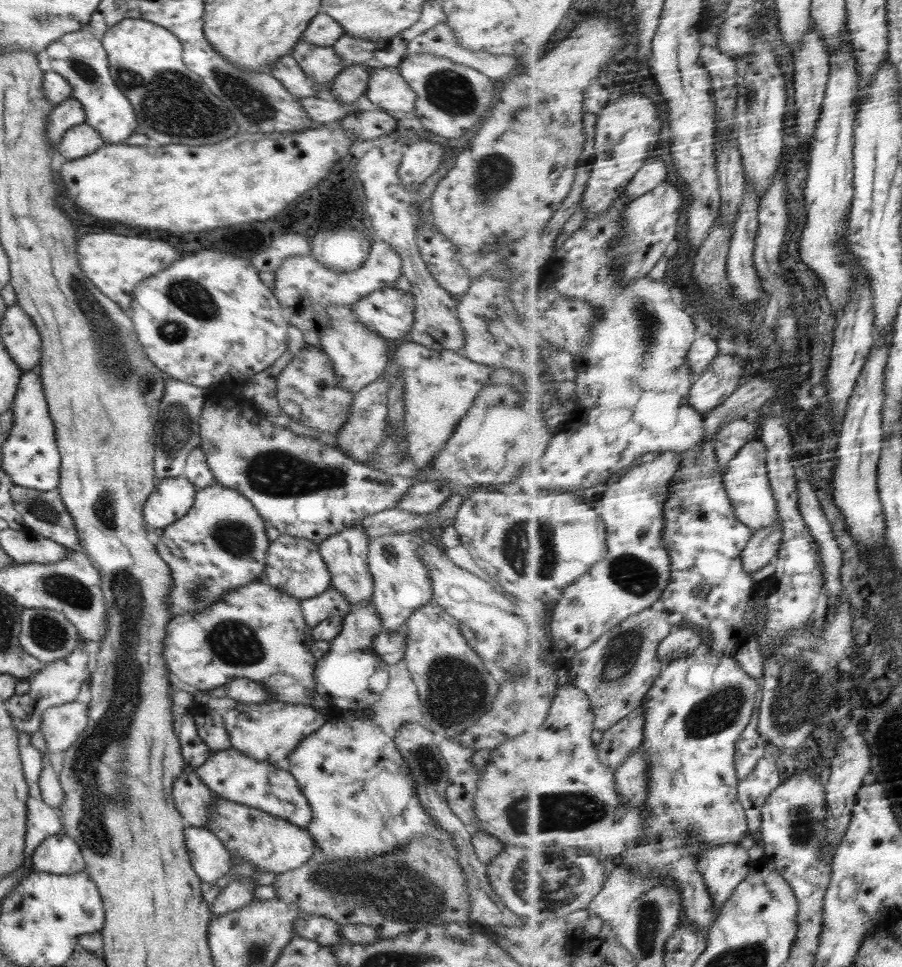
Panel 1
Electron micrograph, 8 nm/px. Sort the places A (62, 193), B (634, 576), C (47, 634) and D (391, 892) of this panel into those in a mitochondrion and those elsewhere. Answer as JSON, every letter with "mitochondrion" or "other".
{"A":"other","B":"mitochondrion","C":"mitochondrion","D":"mitochondrion"}

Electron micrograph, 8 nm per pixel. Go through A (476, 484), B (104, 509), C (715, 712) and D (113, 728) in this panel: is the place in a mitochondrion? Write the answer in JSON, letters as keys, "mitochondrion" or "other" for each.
{"A":"other","B":"mitochondrion","C":"mitochondrion","D":"mitochondrion"}

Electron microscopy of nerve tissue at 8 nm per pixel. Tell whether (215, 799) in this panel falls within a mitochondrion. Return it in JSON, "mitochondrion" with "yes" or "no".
{"mitochondrion":"no"}

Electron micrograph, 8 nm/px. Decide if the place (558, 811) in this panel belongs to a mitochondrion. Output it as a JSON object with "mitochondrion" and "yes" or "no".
{"mitochondrion":"yes"}

